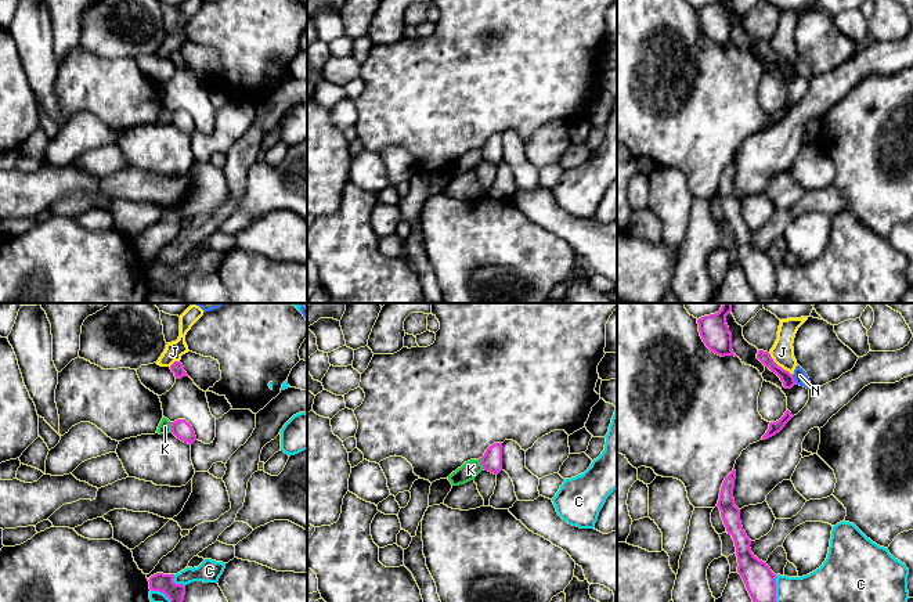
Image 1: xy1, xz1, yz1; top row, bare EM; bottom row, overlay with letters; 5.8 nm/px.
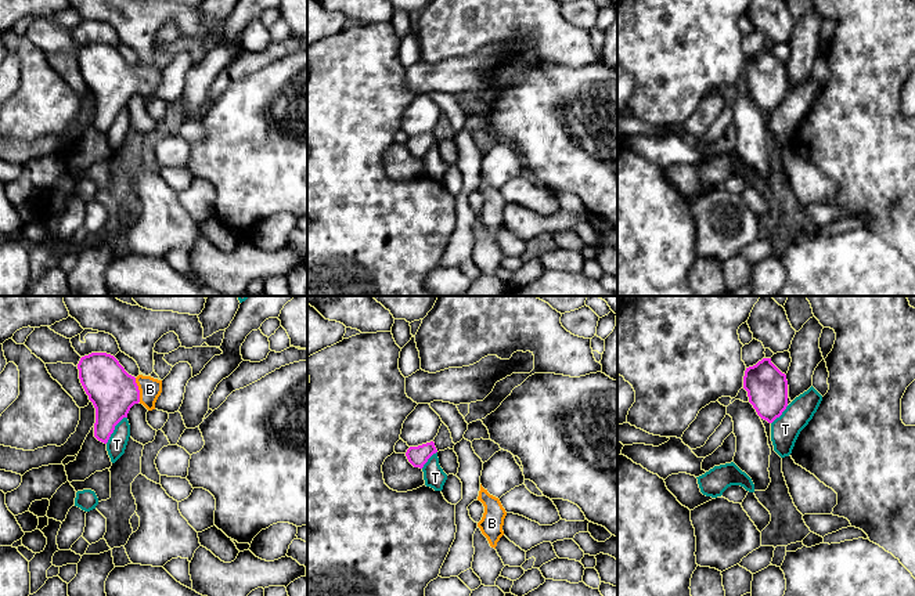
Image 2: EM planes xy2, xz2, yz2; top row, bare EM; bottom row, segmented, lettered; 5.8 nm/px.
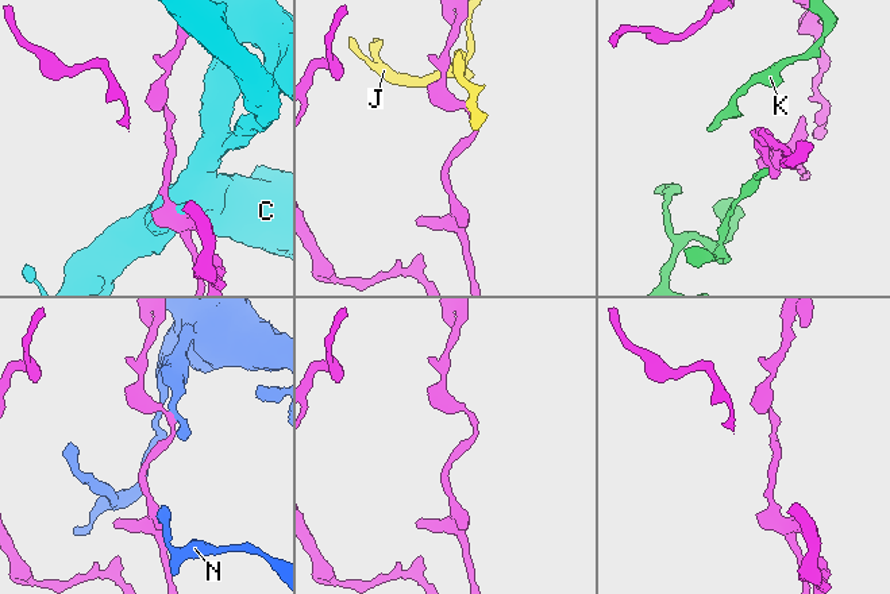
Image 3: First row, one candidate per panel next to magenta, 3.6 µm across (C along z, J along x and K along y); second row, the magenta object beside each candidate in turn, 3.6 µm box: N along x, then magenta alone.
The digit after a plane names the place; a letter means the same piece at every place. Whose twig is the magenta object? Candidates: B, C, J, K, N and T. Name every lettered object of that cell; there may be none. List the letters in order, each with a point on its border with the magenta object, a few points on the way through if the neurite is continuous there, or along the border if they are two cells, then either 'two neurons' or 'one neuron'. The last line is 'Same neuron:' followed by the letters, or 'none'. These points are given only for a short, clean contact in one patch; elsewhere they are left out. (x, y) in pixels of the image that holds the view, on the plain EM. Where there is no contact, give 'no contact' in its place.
B: meets magenta in xy2 at (139, 80); runs through xy2 (112, 82), (139, 80), (150, 79); one neuron
C: meets magenta in yz1 at (775, 280); two neurons
J: meets magenta in yz1 at (778, 56); border along yz1 (768, 43), (791, 65); two neurons
K: meets magenta in xy1 at (172, 118); border along xy1 (170, 112), (172, 122); two neurons
N: meets magenta in yz1 at (793, 69); border along yz1 (791, 65), (796, 72); two neurons
T: meets magenta in xy2 at (114, 119); border along xy2 (126, 107), (115, 116), (105, 133); two neurons
Same neuron: B

